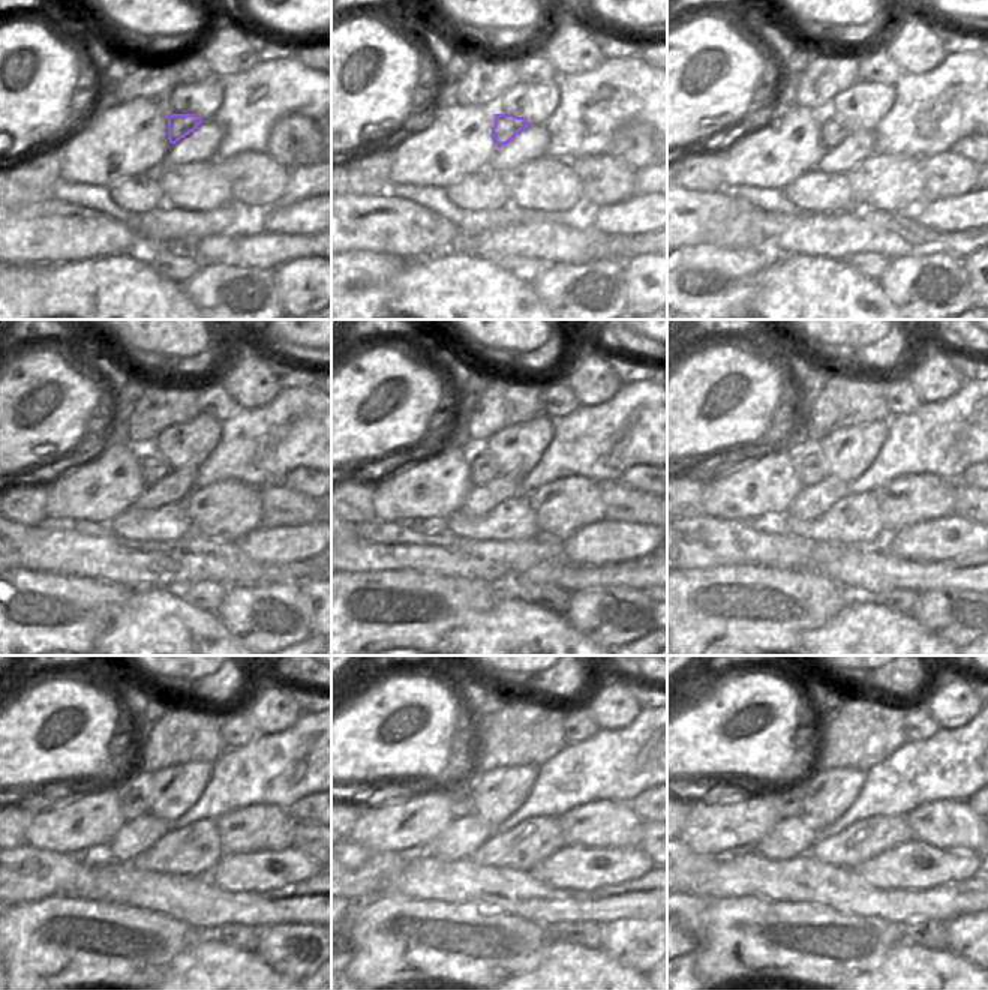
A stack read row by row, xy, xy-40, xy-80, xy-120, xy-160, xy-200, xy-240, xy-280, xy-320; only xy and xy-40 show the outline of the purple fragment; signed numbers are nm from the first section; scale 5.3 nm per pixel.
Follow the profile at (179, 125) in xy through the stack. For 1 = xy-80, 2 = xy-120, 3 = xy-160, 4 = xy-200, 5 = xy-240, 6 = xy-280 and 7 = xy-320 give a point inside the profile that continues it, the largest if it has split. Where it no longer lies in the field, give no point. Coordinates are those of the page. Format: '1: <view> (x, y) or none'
1: xy-80 (832, 129)
2: xy-120 (155, 467)
3: xy-160 (483, 468)
4: xy-200 (810, 464)
5: xy-240 (134, 791)
6: xy-280 (462, 794)
7: xy-320 (790, 800)

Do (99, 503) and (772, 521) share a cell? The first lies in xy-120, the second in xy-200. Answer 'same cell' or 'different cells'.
different cells

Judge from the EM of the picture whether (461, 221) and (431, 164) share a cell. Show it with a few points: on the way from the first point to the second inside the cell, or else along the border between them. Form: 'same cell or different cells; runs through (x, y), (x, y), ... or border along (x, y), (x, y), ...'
different cells; border along (408, 182), (443, 186), (446, 189)

